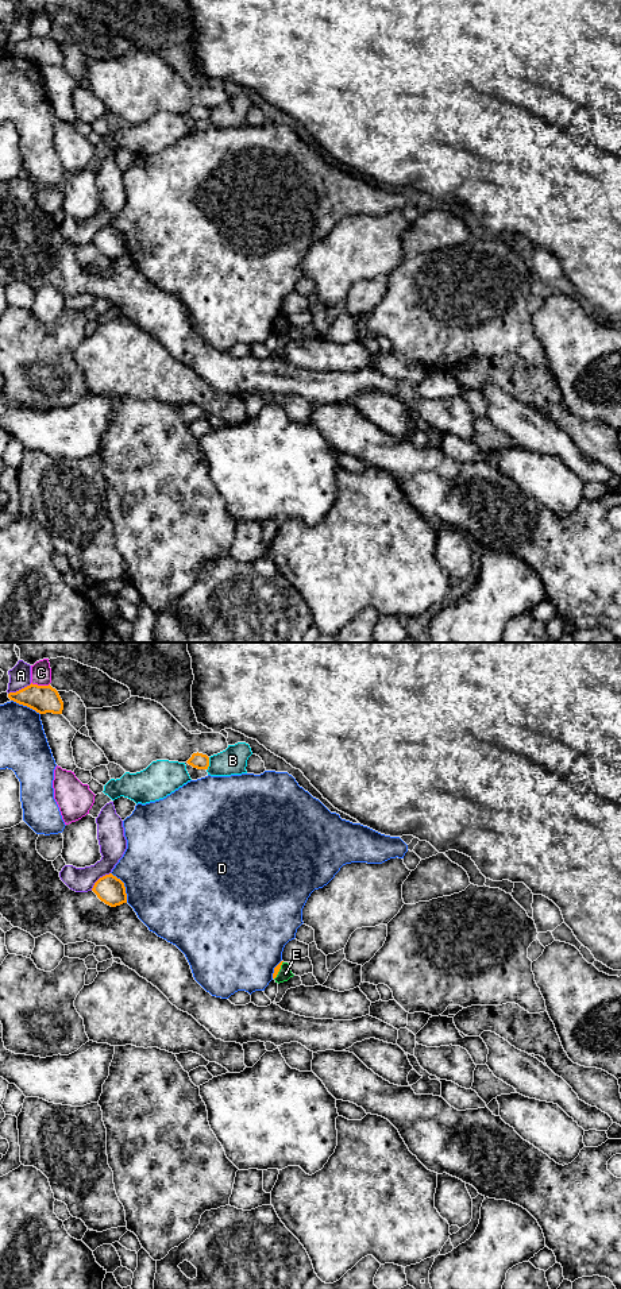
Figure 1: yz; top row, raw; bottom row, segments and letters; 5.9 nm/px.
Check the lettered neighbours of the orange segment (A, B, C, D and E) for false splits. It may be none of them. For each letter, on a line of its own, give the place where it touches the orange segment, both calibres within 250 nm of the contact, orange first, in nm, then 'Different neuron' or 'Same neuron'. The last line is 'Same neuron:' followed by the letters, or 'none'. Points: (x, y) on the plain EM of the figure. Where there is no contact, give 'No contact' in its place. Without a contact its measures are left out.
A: Touches orange at yz (19, 42). Thickness 160 nm (orange) against 130 nm. Different neuron
B: Touches orange at yz (208, 116). Thickness 100 nm (orange) against 160 nm. Different neuron
C: Touches orange at yz (41, 38). Thickness 160 nm (orange) against 130 nm. Different neuron
D: Touches orange at yz (124, 239). Thickness 160 nm (orange) against 500 nm. Different neuron
E: Touches orange at yz (278, 323). Thickness 40 nm (orange) against 80 nm. Different neuron
Same neuron: none

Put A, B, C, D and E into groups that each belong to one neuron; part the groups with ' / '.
A / B / C / D / E

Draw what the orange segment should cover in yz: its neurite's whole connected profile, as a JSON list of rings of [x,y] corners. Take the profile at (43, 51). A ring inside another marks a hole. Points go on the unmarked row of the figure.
[[[30,36],[16,45],[9,45],[8,50],[19,57],[27,58],[39,66],[62,66],[63,54],[55,40],[49,38]]]

